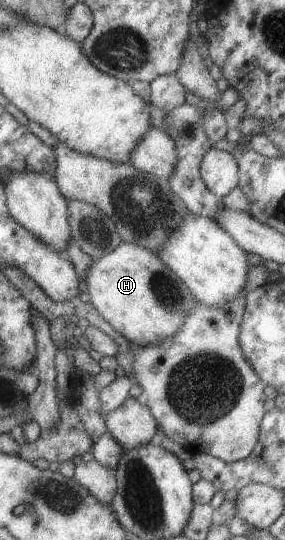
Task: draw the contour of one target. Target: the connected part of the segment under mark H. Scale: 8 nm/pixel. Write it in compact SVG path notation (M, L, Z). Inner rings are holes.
M121 242L92 262L82 288L100 316L132 345L145 347L173 337L197 303L188 287L158 255L138 245Z

